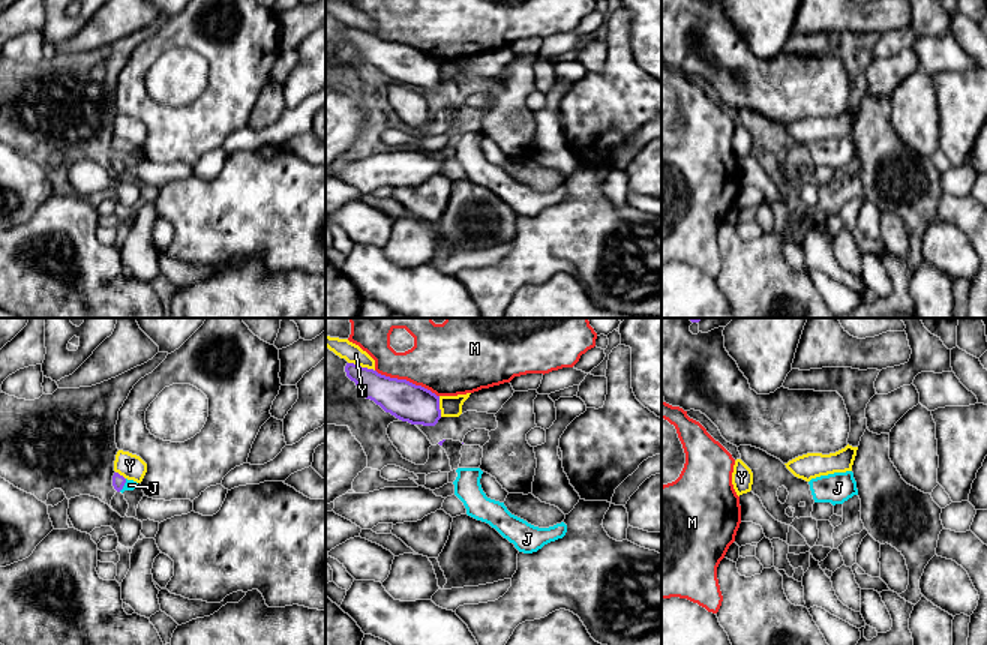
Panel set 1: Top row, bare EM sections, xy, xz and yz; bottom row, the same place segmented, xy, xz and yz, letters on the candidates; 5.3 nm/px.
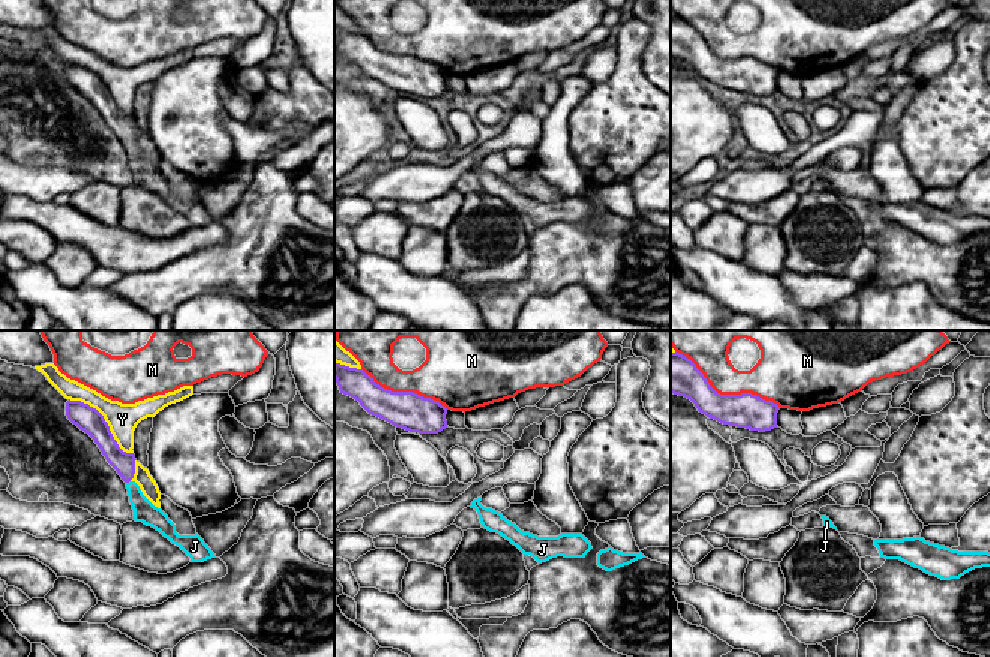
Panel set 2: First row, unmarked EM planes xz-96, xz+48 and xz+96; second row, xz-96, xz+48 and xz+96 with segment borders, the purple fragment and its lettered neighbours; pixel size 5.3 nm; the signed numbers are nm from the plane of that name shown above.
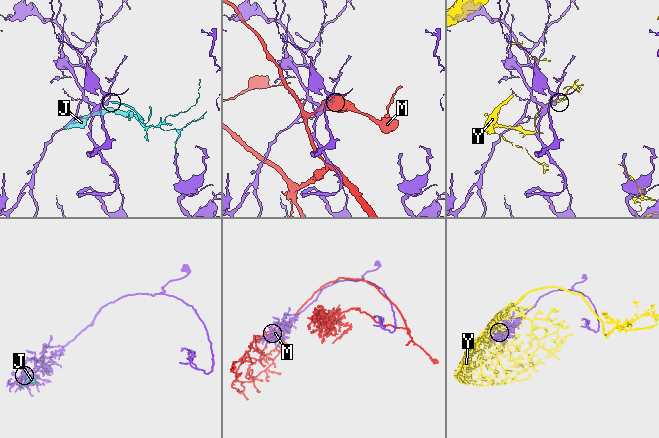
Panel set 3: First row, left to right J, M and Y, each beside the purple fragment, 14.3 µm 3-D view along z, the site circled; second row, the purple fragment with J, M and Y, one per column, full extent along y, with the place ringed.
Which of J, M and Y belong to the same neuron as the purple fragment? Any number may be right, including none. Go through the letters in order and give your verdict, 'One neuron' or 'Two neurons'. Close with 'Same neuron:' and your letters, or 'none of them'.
J: One neuron
M: Two neurons
Y: Two neurons
Same neuron: J

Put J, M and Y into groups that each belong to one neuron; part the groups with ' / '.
J / M / Y

